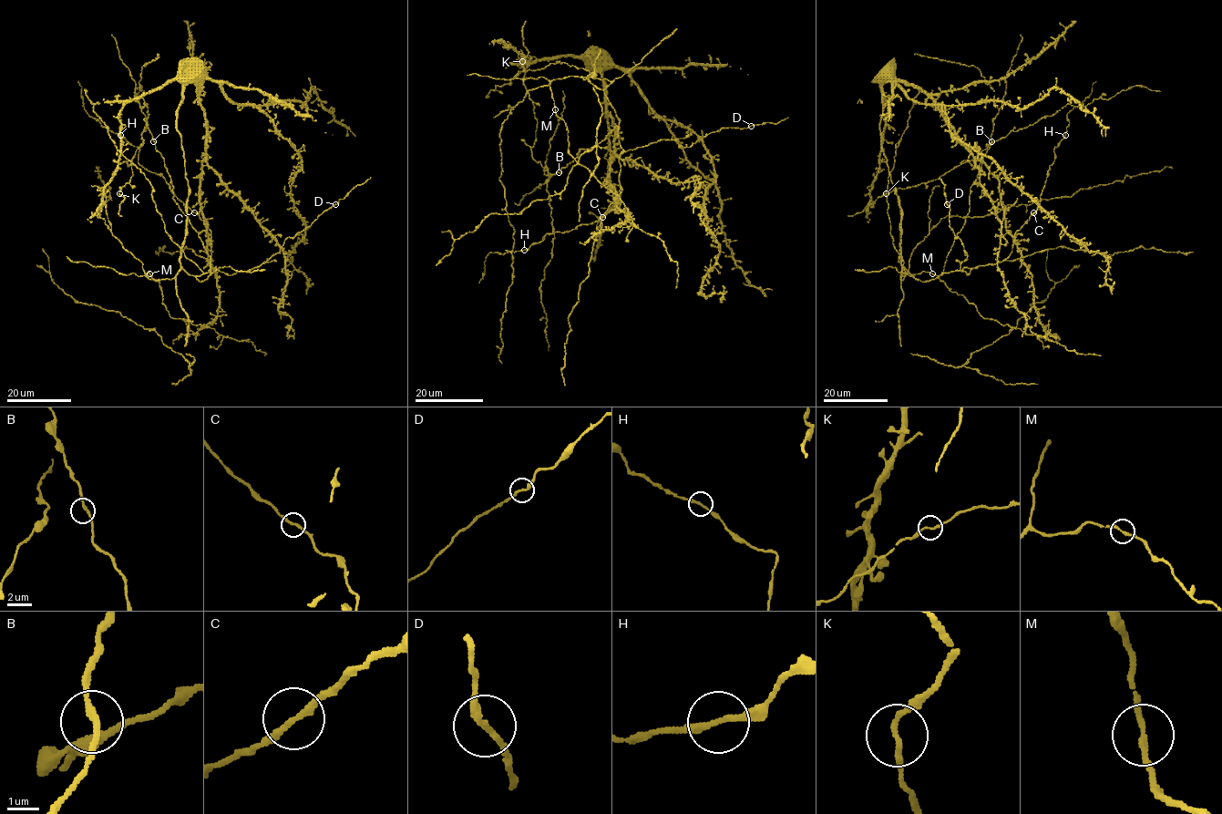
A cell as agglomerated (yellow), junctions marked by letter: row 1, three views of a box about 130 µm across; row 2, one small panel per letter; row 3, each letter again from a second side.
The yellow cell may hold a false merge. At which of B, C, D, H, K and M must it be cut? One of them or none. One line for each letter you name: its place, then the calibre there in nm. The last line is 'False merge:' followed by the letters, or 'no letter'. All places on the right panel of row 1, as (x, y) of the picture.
False merge: no letter

